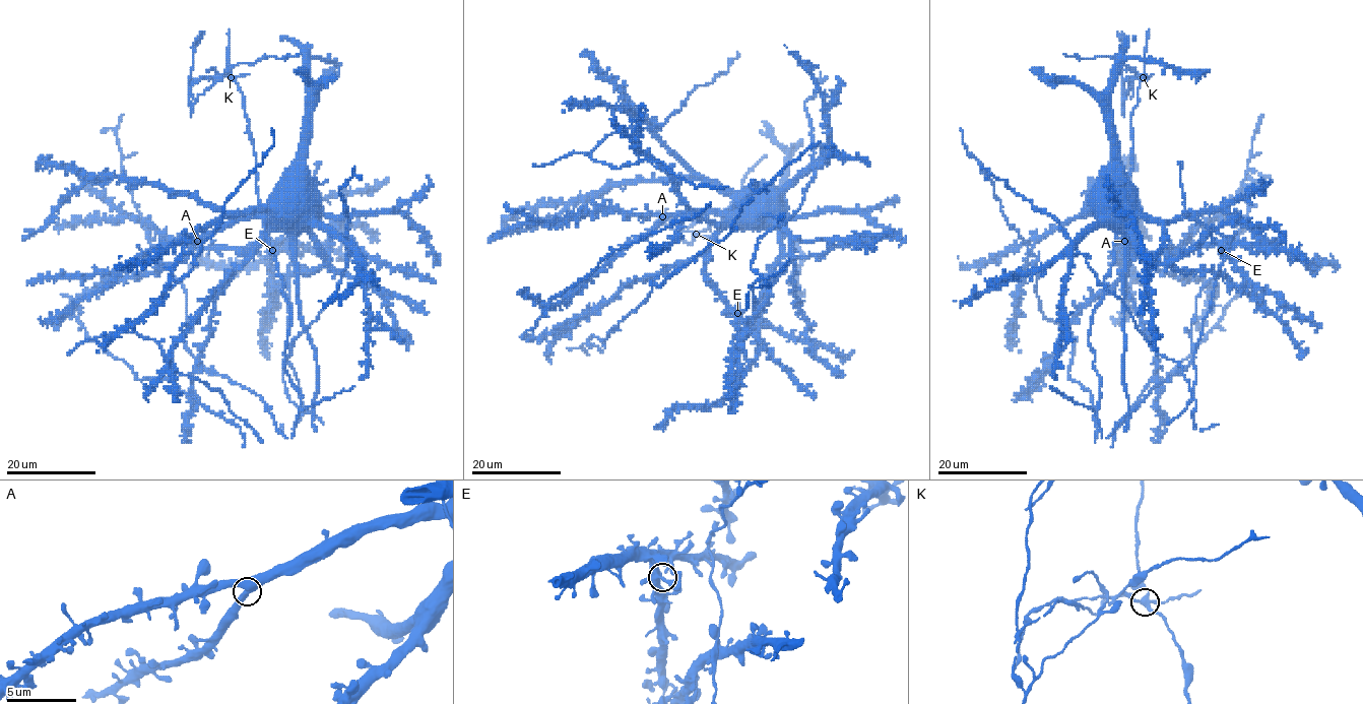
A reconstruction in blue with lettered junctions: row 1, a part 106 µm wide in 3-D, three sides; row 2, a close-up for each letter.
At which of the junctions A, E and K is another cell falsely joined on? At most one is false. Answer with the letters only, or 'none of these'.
K

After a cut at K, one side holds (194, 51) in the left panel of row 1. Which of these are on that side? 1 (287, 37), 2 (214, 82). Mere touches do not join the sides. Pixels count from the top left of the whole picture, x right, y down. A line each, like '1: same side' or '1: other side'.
1: other side
2: same side

